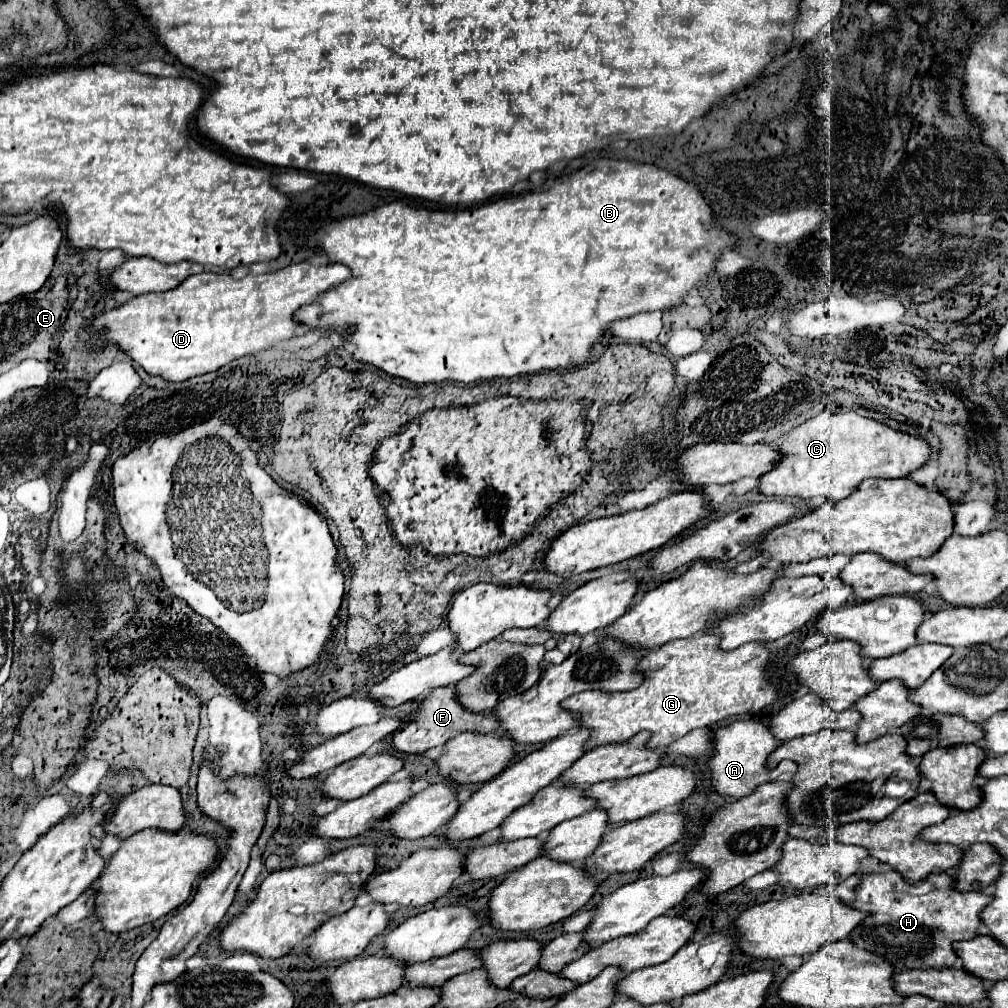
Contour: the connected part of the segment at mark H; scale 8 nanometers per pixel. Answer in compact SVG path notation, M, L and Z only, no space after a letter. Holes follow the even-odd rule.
M893 869L863 875L857 885L857 899L849 901L849 905L859 911L869 911L871 915L851 933L851 939L861 949L869 949L877 955L893 955L887 959L897 973L919 967L955 967L959 959L953 951L953 941L977 937L981 927L979 913L989 899L993 899L989 893L957 891L953 873L931 873L927 879L913 885ZM921 885L929 885L929 891L917 893Z

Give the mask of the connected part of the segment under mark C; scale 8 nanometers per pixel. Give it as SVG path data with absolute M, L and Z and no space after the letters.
M853 411L849 413L821 413L803 425L795 427L793 431L787 433L787 439L779 445L779 451L783 453L781 461L761 477L761 493L765 495L789 495L789 497L803 497L803 499L813 499L813 497L829 497L833 501L849 497L855 489L857 483L869 479L869 477L907 477L911 471L917 471L923 467L929 457L931 457L931 445L915 435L897 431L881 421L861 417Z

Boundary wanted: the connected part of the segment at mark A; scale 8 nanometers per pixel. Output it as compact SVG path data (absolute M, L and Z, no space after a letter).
M739 719L715 731L715 749L709 761L713 773L713 787L717 793L723 793L733 799L741 799L753 793L759 785L771 783L777 779L793 779L797 765L795 763L779 763L775 769L767 767L767 757L781 747L781 741L771 735L769 723L761 719Z

